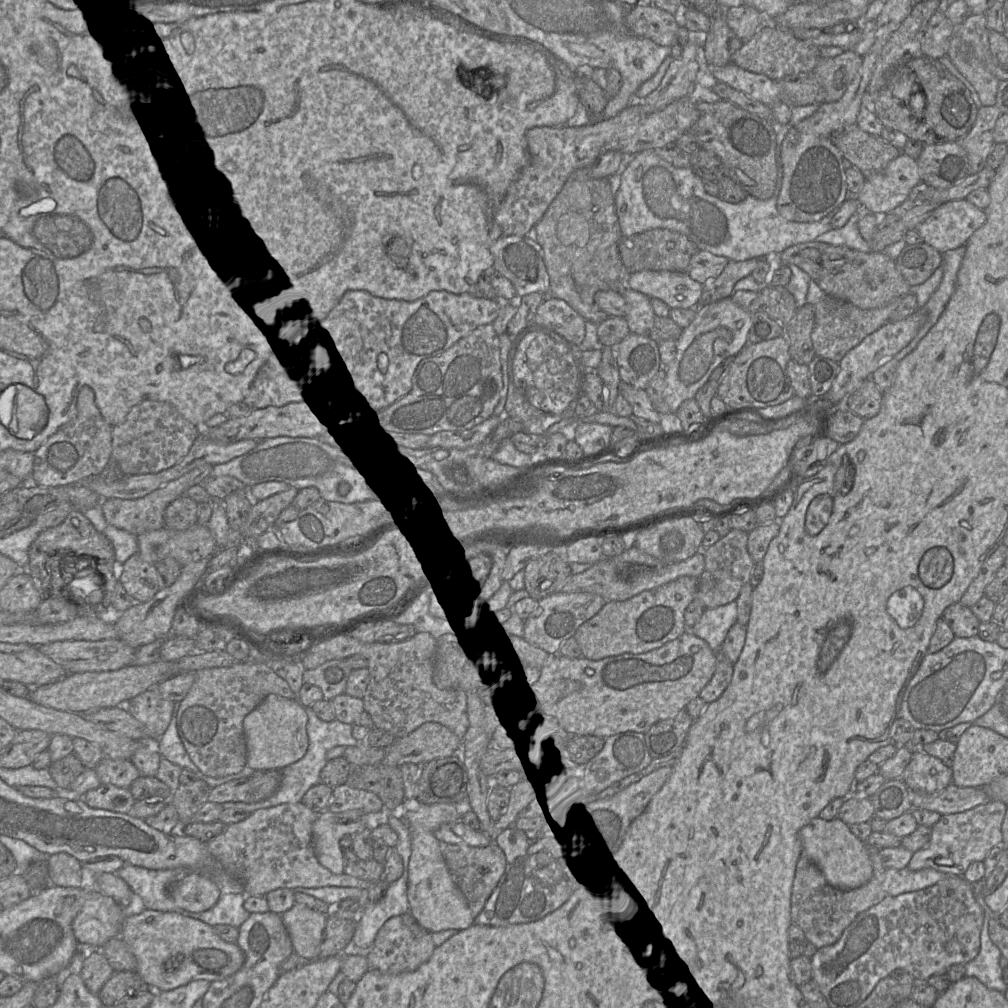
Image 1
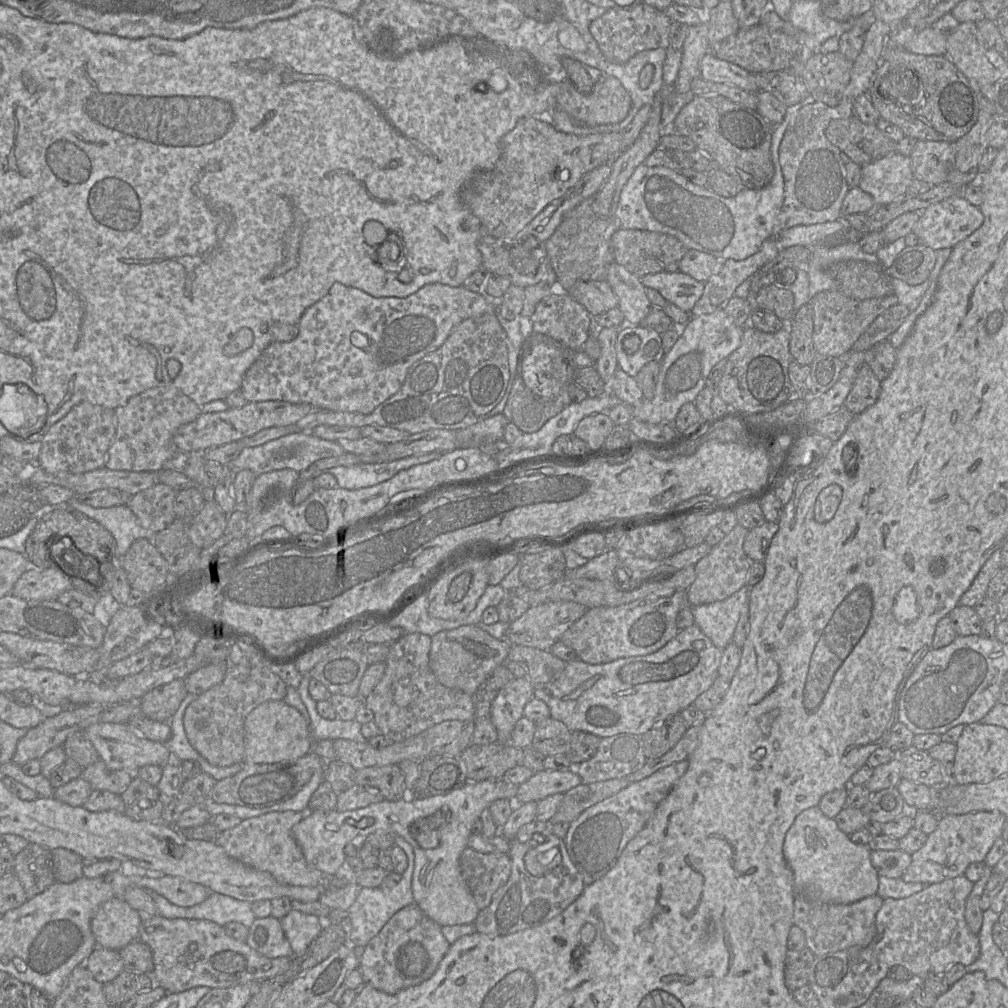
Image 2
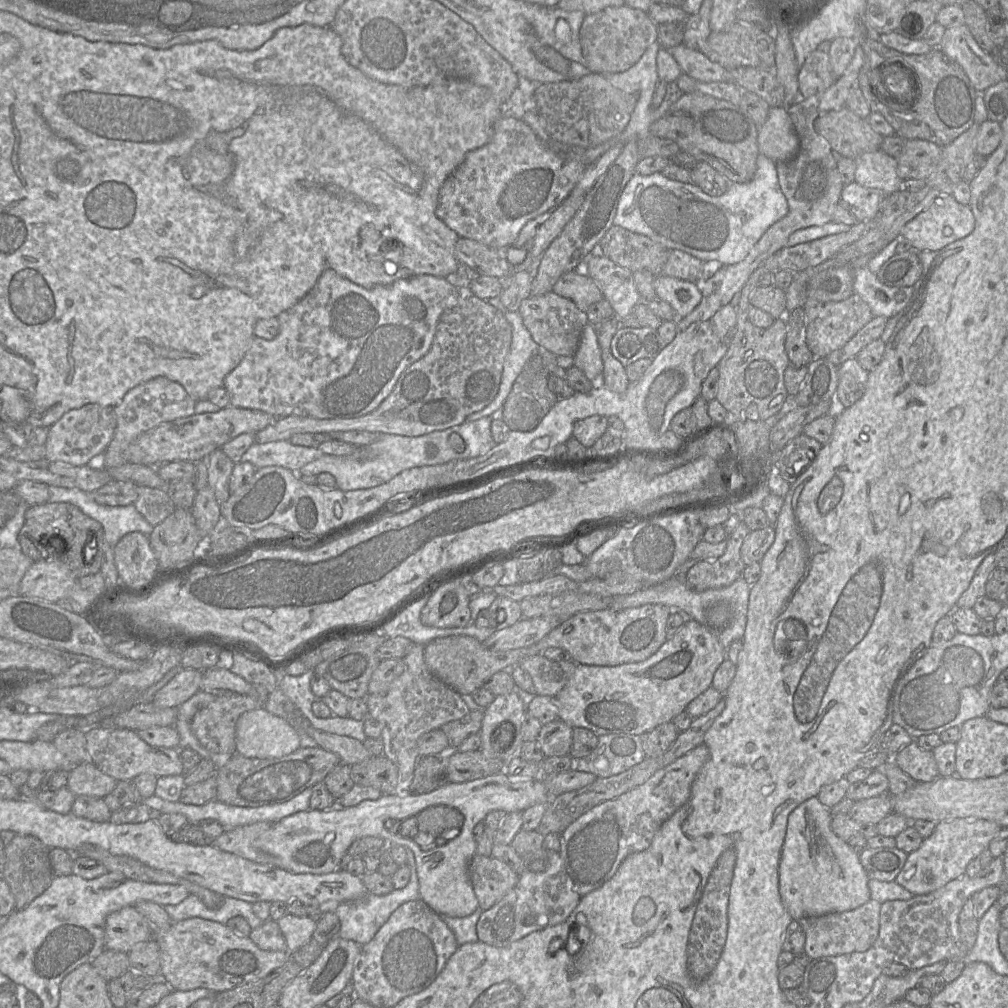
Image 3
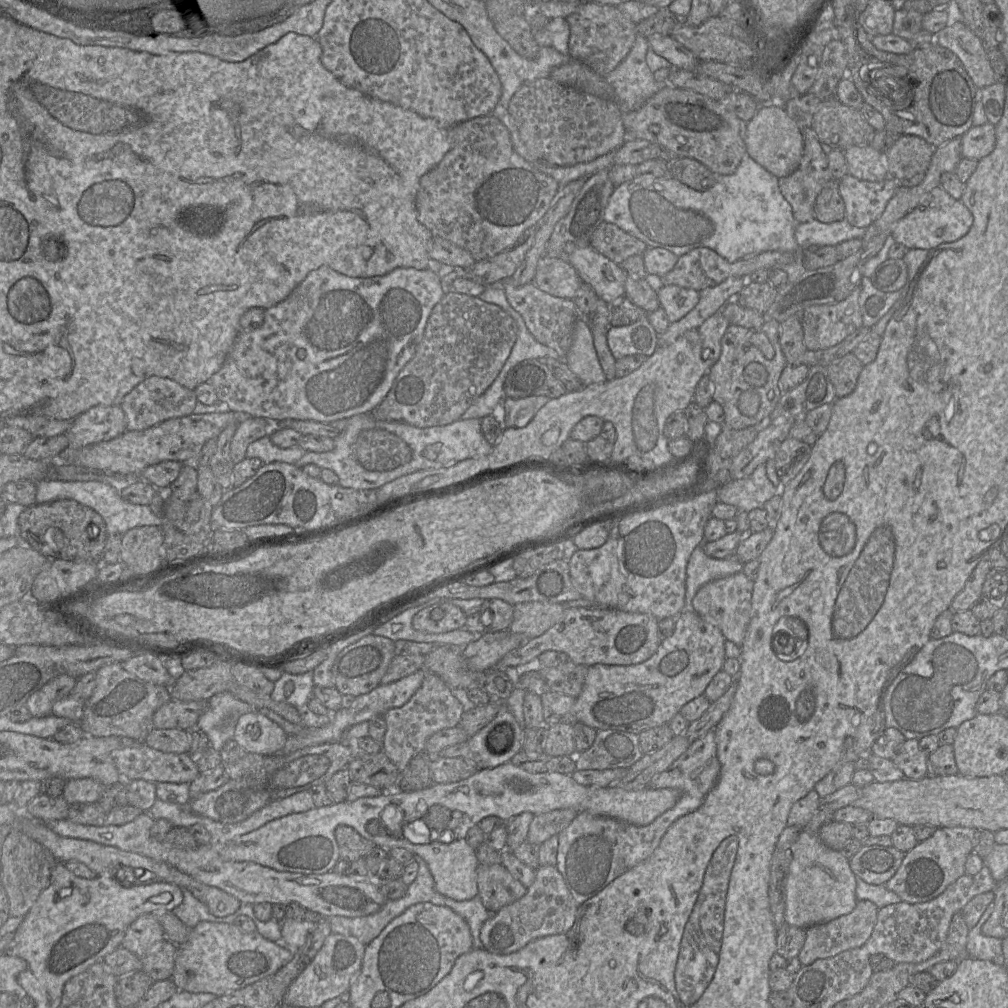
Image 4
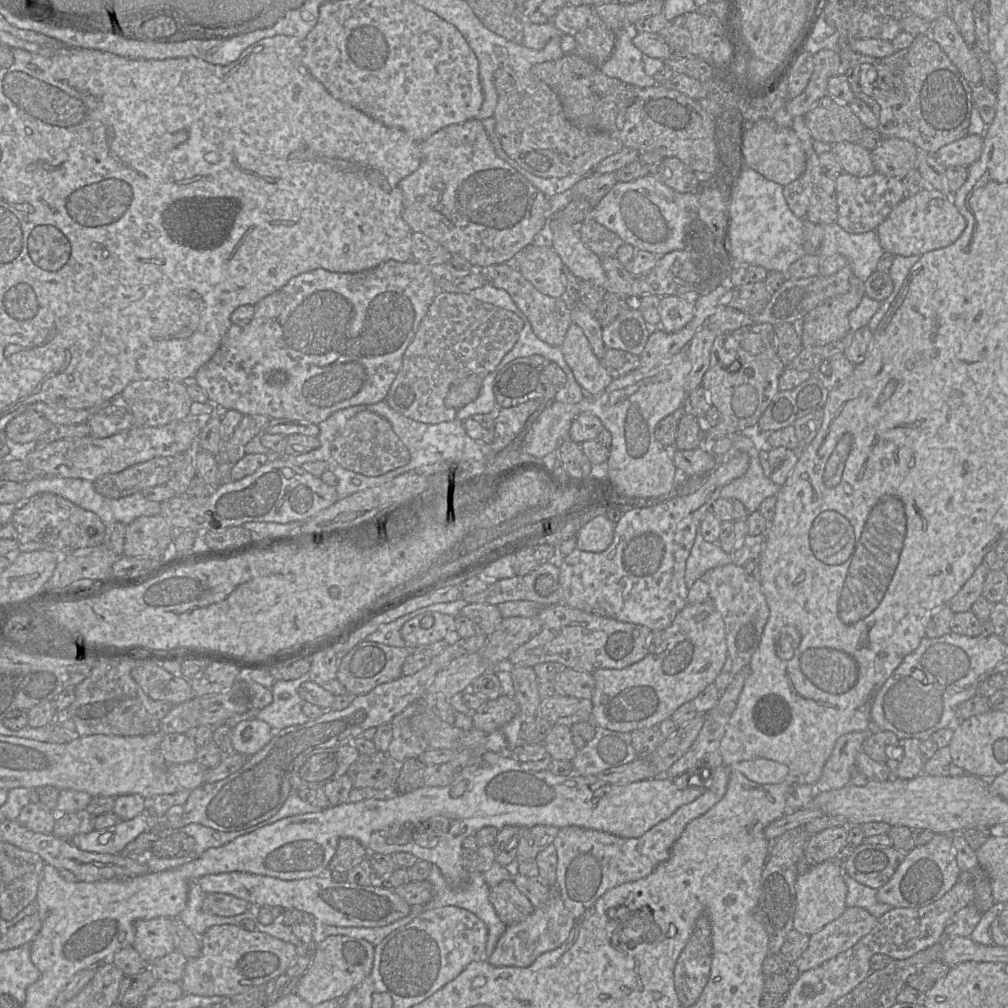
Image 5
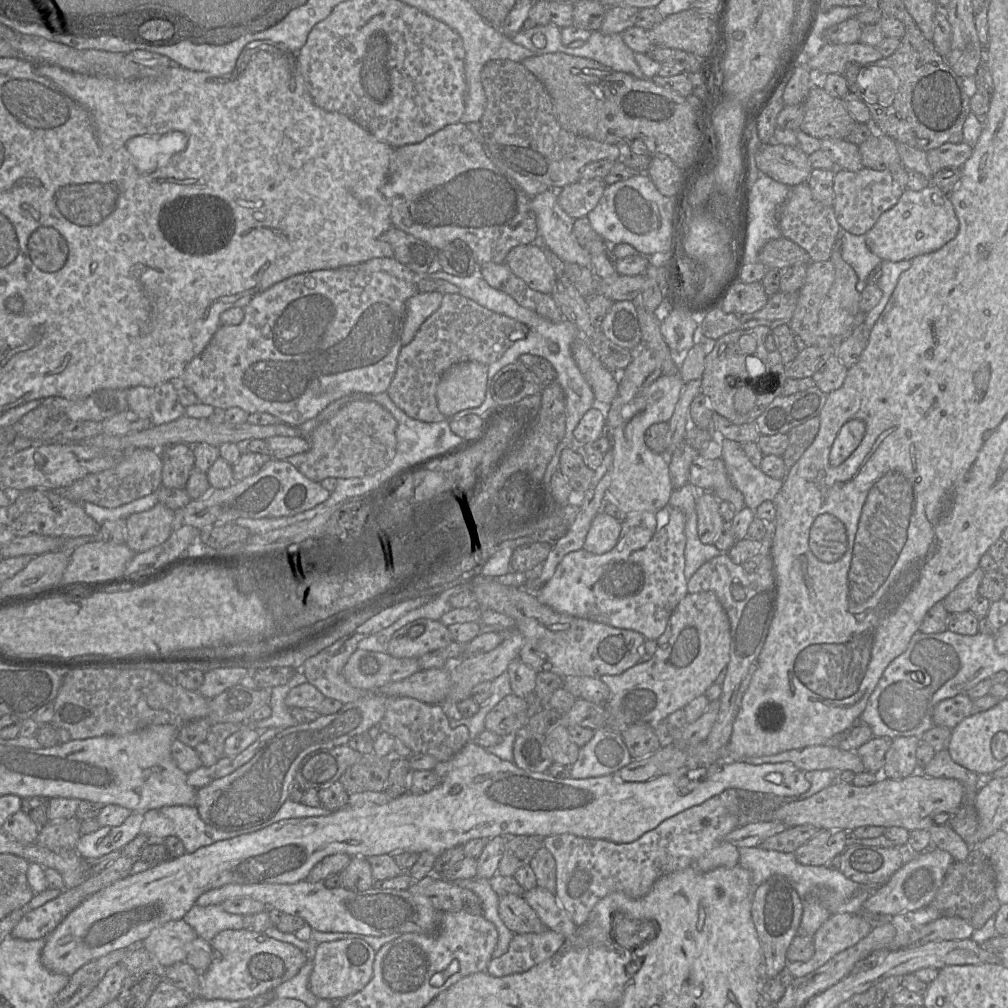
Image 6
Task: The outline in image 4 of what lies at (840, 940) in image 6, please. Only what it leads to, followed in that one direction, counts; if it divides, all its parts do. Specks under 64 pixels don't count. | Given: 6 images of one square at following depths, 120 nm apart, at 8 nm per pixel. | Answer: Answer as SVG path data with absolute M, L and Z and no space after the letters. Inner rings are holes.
M861 900L857 902L856 907L849 914L806 929L806 939L798 955L802 966L809 965L817 959L830 958L843 951L862 946L873 932L878 910L878 907L873 902Z

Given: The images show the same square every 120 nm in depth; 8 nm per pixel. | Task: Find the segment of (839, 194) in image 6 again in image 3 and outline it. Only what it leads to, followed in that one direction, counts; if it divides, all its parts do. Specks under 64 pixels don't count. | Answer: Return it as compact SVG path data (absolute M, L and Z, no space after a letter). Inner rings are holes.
M854 181L844 186L840 204L859 222L865 222L876 217L885 196L877 189L863 187Z

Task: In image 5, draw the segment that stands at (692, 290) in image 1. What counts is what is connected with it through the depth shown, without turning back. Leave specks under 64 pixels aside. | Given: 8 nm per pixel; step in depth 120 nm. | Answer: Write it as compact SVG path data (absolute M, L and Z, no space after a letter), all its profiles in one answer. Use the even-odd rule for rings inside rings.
M664 296L660 297L659 314L660 326L656 329L662 329L668 333L678 332L683 329L694 317L695 302L699 296Z

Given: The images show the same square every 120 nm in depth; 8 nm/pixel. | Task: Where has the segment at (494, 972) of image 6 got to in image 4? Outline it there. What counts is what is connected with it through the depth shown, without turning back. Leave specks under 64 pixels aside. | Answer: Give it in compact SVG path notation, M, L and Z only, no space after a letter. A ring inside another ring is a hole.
M540 866L536 869L535 880L527 888L526 894L484 922L480 930L482 949L495 954L510 954L536 939L566 933L574 925L578 906L557 867Z

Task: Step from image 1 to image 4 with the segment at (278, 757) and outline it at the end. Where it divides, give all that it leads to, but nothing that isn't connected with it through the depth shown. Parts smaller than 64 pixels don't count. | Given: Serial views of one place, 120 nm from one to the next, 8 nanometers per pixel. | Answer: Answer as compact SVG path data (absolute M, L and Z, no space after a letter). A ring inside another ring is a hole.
M252 711L238 719L233 740L247 752L271 756L282 750L287 736L275 722Z

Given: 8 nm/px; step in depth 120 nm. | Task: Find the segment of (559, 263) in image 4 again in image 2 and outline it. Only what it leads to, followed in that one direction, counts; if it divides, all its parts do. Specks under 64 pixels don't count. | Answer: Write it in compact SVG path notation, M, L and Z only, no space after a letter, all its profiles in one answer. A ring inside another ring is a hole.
M578 281L568 294L592 317L618 307L618 299L607 281Z

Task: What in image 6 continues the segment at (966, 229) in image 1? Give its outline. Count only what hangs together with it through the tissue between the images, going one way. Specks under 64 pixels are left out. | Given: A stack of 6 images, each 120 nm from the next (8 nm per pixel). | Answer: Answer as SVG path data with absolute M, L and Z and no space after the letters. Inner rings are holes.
M930 184L918 191L906 188L898 202L880 215L865 239L868 248L882 260L901 261L940 249L956 236L958 229L959 220L949 194Z

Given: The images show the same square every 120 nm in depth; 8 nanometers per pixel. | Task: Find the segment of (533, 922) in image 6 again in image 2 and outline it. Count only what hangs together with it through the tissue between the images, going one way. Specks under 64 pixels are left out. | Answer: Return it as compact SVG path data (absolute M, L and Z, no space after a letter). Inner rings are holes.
M466 847L460 855L462 877L479 910L486 909L494 893L511 874L511 859L506 853L481 853Z

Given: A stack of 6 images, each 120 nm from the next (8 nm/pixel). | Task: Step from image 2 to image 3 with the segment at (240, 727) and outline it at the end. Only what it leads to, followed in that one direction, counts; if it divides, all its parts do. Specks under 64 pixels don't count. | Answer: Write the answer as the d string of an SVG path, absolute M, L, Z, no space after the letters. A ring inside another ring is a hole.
M222 695L198 710L191 731L200 744L213 753L236 753L236 722L246 711L263 708L261 702L245 695Z

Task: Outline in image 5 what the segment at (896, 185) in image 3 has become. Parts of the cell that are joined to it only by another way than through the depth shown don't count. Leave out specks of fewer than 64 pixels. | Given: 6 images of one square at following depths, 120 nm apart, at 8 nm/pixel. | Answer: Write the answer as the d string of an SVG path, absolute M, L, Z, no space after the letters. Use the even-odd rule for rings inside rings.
M841 141L832 145L831 151L845 173L856 177L867 177L876 172L871 158L871 151L858 143Z

